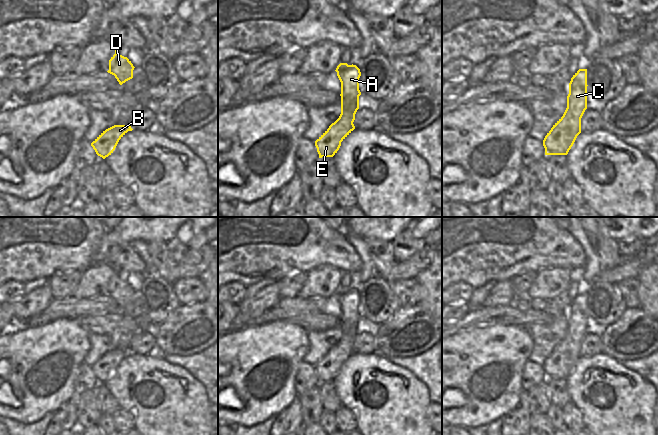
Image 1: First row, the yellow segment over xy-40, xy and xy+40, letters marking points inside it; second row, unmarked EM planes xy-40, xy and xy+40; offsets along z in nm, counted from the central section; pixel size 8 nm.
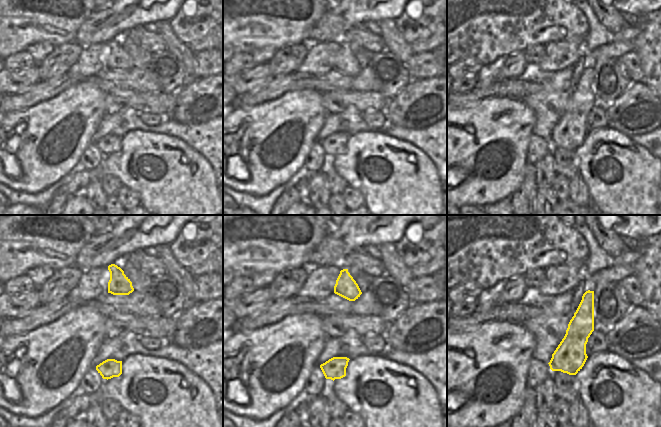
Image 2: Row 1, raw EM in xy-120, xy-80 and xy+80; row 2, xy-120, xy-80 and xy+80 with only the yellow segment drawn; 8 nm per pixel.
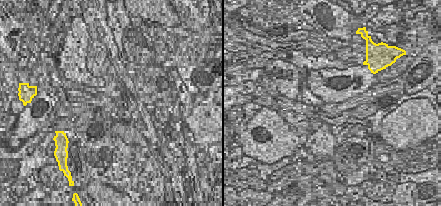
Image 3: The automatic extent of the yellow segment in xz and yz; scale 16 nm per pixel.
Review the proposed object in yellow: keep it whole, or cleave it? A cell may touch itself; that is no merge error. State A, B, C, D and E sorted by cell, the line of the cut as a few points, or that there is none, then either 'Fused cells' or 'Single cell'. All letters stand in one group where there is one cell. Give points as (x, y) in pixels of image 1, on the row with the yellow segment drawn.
Groups: A B C D E. No split. Single cell

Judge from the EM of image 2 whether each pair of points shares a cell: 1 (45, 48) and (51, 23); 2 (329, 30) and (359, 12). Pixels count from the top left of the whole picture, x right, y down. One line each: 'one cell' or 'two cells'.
1: two cells
2: one cell

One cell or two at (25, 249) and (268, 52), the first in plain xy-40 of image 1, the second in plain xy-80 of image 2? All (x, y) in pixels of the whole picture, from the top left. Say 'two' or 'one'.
two

